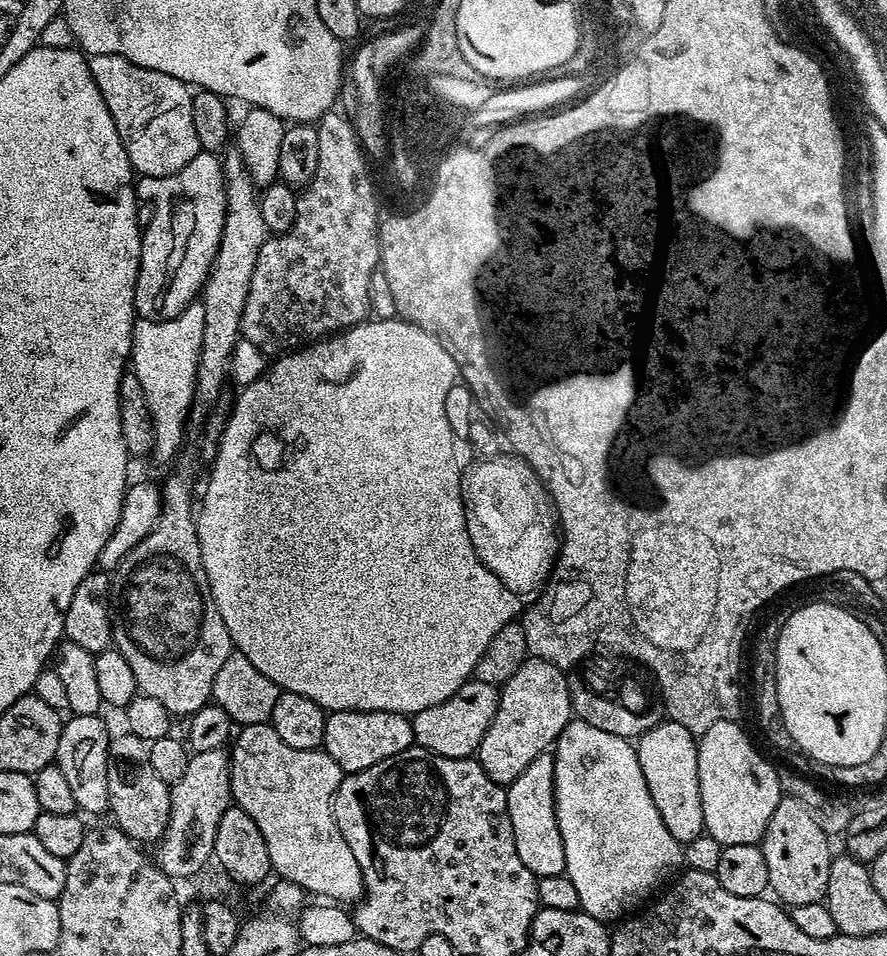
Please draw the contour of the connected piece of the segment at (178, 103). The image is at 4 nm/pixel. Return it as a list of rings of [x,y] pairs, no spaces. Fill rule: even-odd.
[[[98,54],[89,59],[88,65],[90,74],[106,102],[106,110],[110,110],[110,118],[114,118],[118,138],[130,158],[133,169],[141,177],[172,175],[176,171],[181,171],[200,153],[198,134],[194,134],[194,118],[190,115],[193,89],[189,85],[170,74],[162,74],[162,70],[139,68],[137,64],[118,54]]]

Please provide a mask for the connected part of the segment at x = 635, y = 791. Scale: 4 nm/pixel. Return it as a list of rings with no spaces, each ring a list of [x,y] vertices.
[[[575,718],[571,720],[566,726],[566,730],[562,730],[562,734],[556,739],[554,745],[554,798],[556,799],[558,830],[562,834],[562,842],[566,850],[564,871],[570,878],[570,882],[574,882],[574,887],[578,889],[580,908],[596,920],[616,922],[627,917],[629,913],[639,909],[649,899],[647,896],[651,894],[652,888],[658,887],[676,867],[681,867],[682,845],[676,841],[674,834],[670,834],[670,830],[666,830],[666,822],[662,822],[662,814],[658,814],[658,806],[654,806],[654,798],[650,798],[646,778],[642,778],[642,766],[638,766],[638,754],[633,741],[623,740],[621,736],[614,734],[606,734],[606,730],[597,730],[595,726],[590,726],[585,720]]]

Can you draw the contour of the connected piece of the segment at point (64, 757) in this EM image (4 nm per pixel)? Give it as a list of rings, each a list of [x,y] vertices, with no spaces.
[[[103,715],[73,716],[64,720],[64,729],[58,738],[58,754],[54,763],[62,770],[66,783],[74,794],[74,802],[81,813],[108,812],[108,787],[106,766],[108,765],[108,742],[110,731],[104,725]]]

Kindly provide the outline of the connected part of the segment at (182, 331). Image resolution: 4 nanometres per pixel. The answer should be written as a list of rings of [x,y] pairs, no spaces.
[[[193,302],[173,320],[137,319],[132,326],[132,354],[130,370],[142,382],[142,394],[146,398],[146,406],[152,415],[152,451],[160,464],[164,464],[180,446],[182,436],[186,433],[188,410],[192,406],[192,395],[196,389],[196,358],[202,346],[202,310],[203,303]]]

